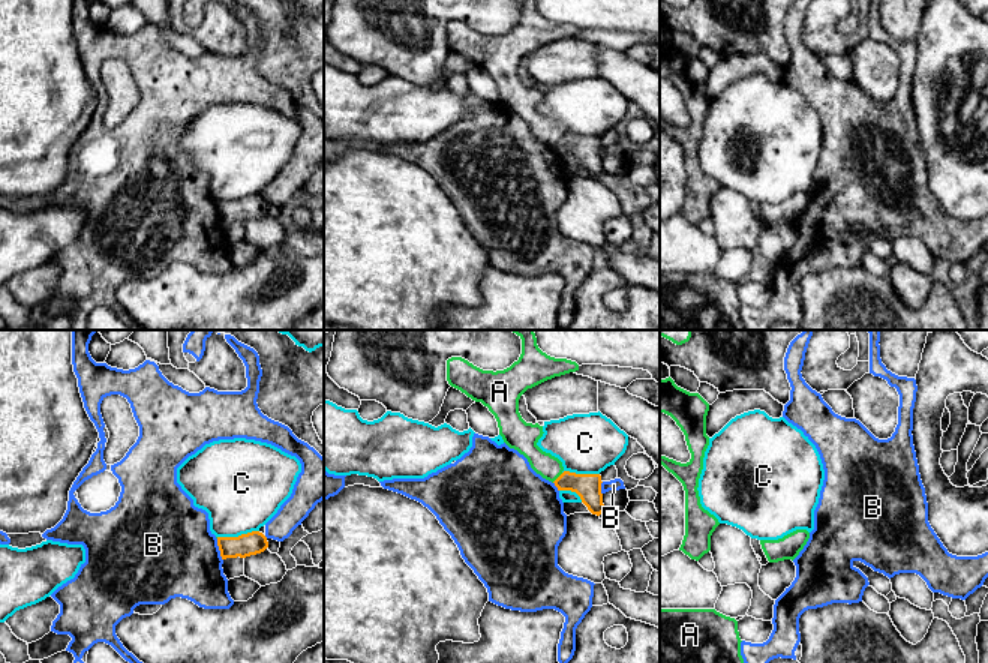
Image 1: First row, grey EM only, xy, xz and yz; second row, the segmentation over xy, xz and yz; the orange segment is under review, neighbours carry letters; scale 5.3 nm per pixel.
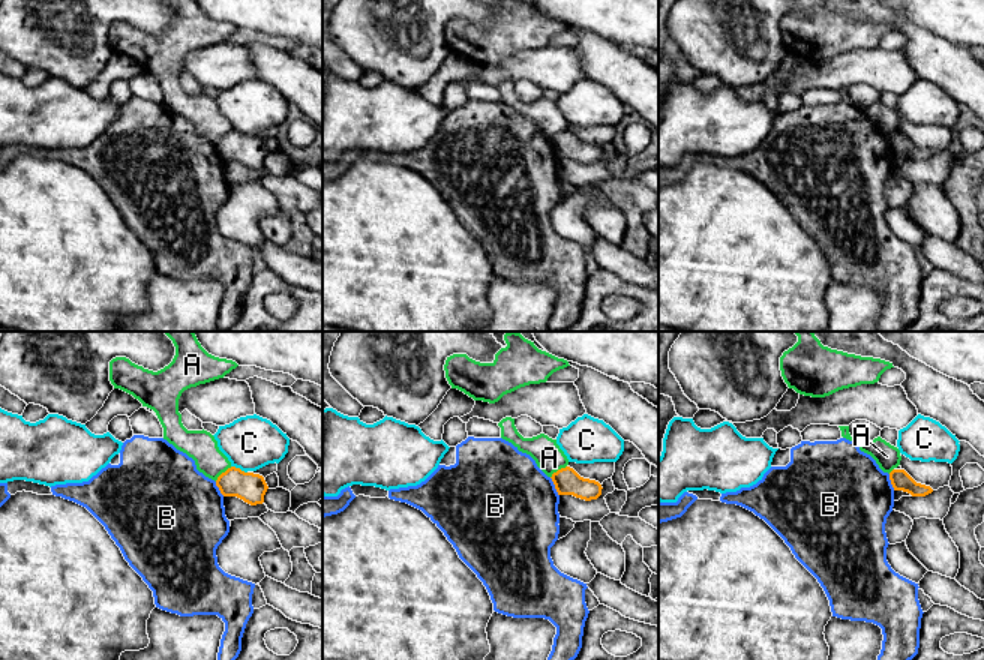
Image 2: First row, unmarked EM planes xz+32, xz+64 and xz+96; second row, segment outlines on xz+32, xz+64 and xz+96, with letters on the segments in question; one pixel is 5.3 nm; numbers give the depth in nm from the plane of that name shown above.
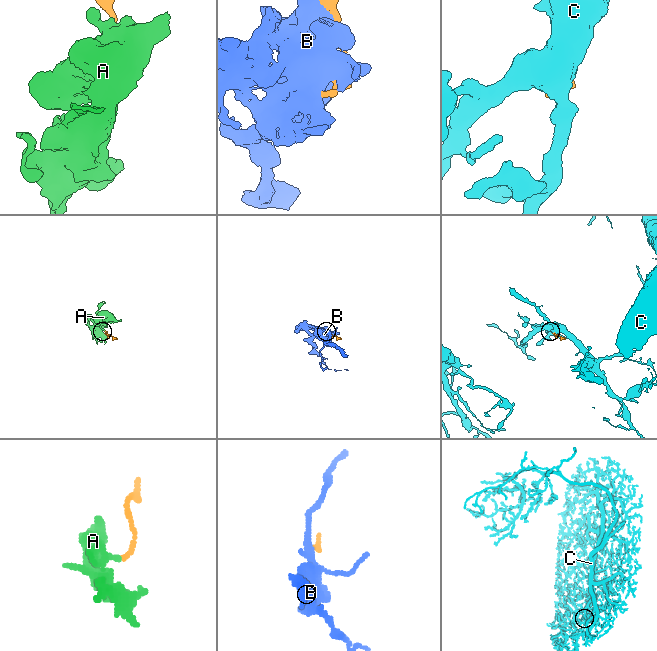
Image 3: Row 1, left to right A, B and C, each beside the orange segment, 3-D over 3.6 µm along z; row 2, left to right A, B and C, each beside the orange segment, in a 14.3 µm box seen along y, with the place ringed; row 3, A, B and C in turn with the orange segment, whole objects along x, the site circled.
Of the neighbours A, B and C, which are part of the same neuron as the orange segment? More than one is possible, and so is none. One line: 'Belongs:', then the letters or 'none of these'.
Belongs: none of these

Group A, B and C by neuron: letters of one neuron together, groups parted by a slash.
A / B / C

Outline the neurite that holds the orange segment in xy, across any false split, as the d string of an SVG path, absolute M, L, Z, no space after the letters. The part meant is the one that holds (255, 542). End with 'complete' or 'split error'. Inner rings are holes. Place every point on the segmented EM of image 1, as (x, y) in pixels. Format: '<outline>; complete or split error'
M259 531L241 534L238 537L217 537L222 560L246 558L264 552L268 548L267 537Z; complete

